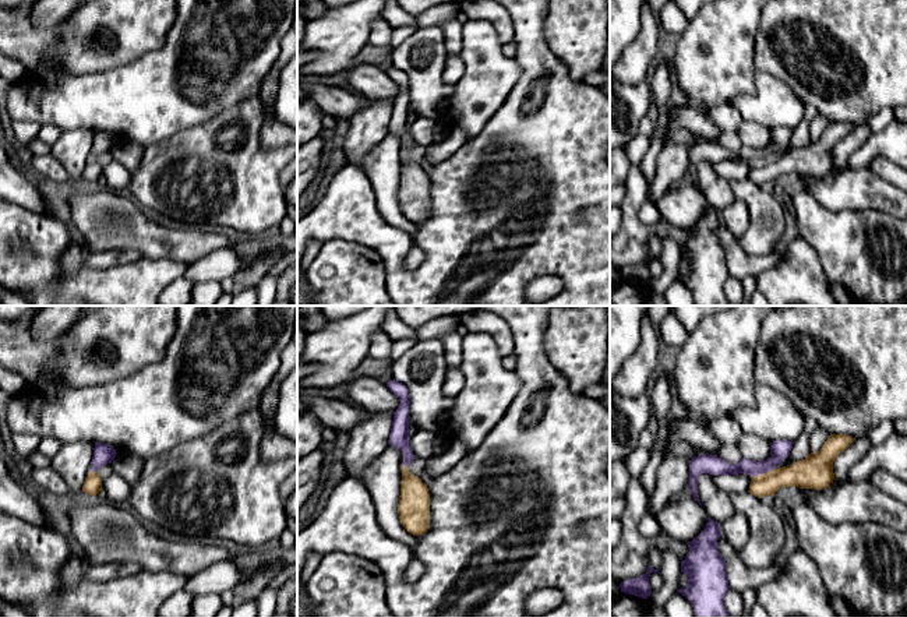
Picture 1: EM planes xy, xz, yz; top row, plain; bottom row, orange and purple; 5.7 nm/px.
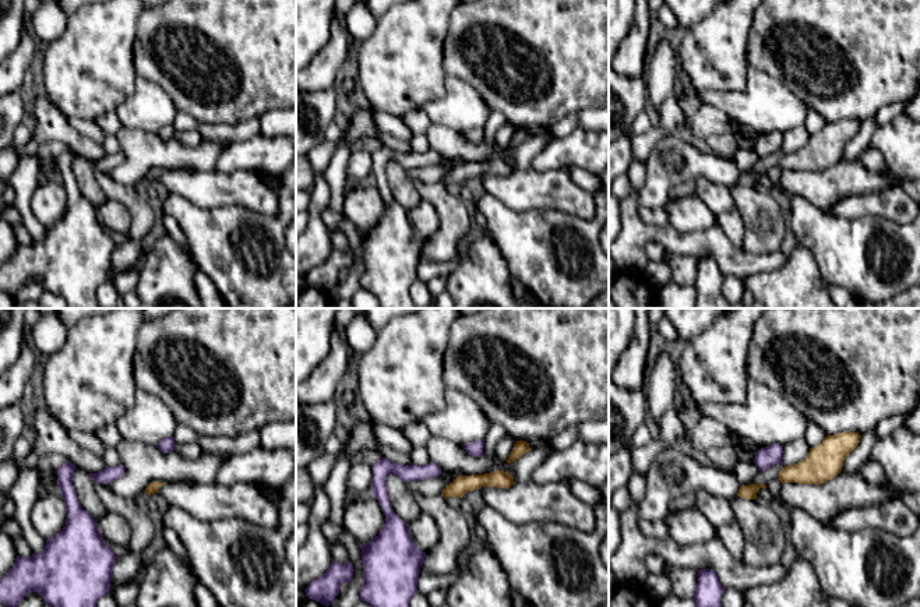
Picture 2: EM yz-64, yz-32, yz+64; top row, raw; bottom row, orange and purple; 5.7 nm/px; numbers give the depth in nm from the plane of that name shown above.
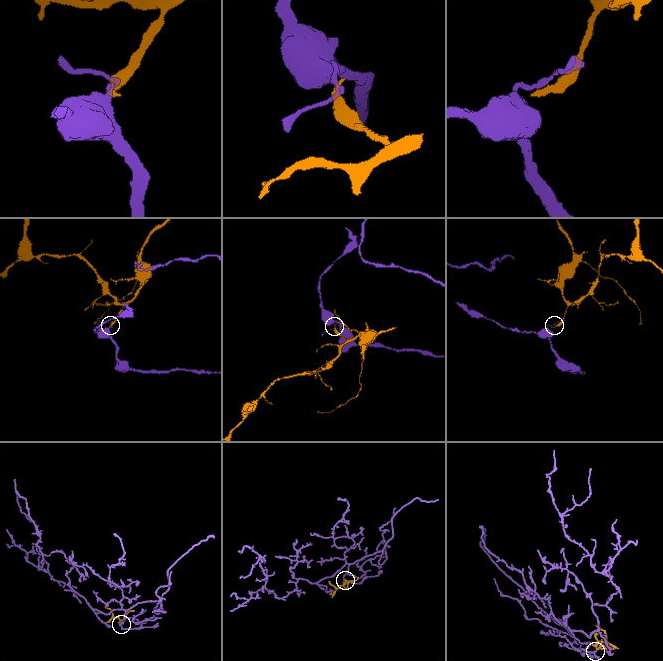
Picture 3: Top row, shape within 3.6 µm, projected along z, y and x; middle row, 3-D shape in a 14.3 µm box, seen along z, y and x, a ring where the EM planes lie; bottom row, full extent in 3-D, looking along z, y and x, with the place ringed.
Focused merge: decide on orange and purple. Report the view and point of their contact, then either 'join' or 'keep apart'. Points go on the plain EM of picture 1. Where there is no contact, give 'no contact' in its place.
yz (763, 161) | keep apart

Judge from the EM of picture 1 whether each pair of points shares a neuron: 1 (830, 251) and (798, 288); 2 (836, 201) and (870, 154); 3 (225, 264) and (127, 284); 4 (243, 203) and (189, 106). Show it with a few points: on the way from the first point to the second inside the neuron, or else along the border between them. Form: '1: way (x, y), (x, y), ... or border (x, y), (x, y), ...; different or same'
1: border (801, 236), (814, 249), (821, 268), (830, 282); different
2: border (846, 166), (868, 168); different
3: border (187, 265), (183, 275); different
4: border (228, 108), (201, 123), (179, 130), (169, 138); different

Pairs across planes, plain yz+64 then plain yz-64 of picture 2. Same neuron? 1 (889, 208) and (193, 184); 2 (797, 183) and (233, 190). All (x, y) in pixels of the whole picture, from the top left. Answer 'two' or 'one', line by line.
1: one
2: two

